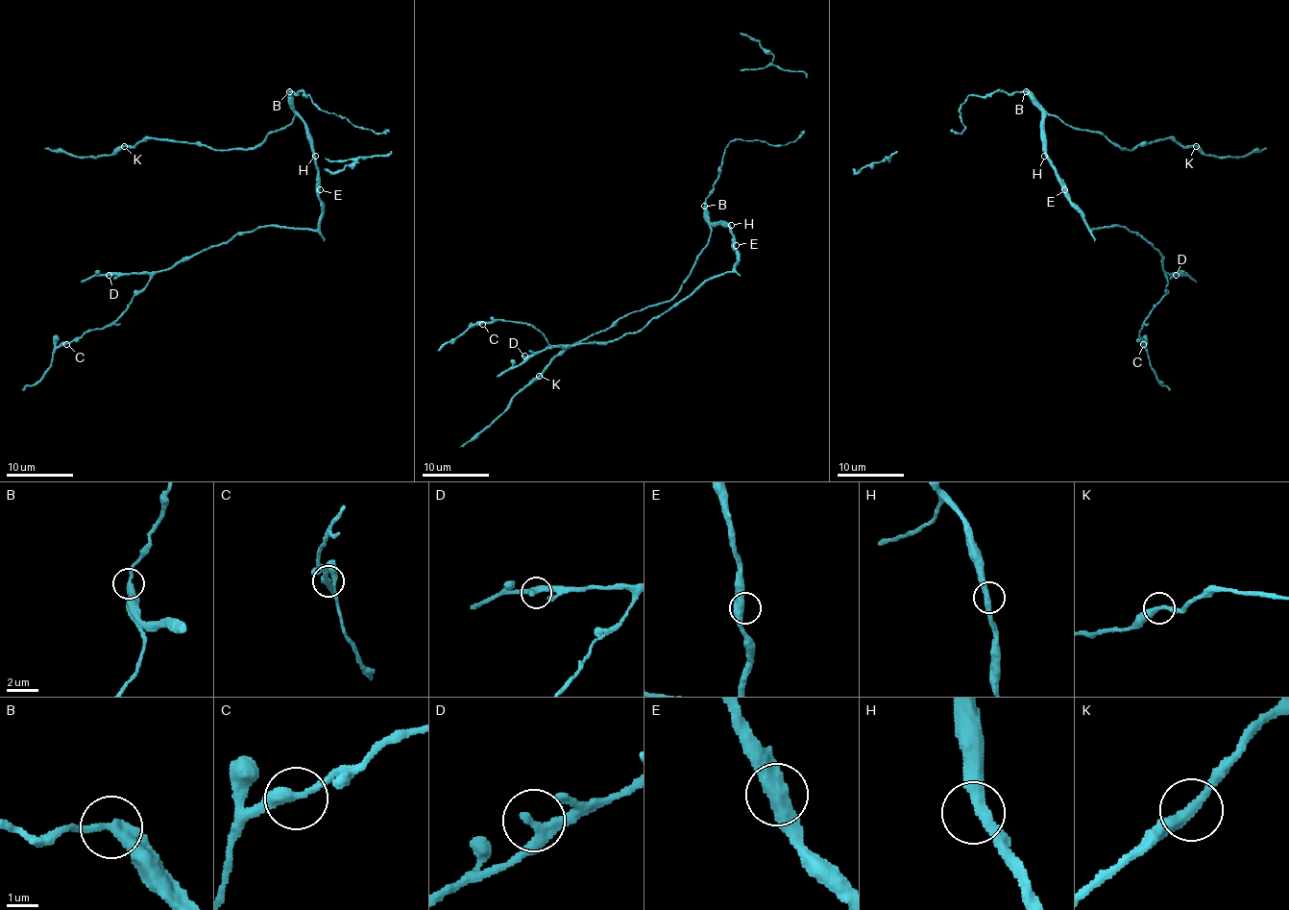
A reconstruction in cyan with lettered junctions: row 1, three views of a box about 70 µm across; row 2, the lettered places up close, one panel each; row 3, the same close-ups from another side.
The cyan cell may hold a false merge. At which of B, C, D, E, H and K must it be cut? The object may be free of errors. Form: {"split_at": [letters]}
{"split_at": ["B"]}

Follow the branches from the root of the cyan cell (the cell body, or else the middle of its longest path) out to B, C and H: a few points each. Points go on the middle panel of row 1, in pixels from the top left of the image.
B: (732, 243), (731, 230), (725, 225), (714, 225), (704, 207)
C: (732, 243), (738, 261), (731, 272), (709, 277), (639, 331), (608, 342), (561, 347), (531, 324), (482, 324)
H: (732, 243), (731, 225)

